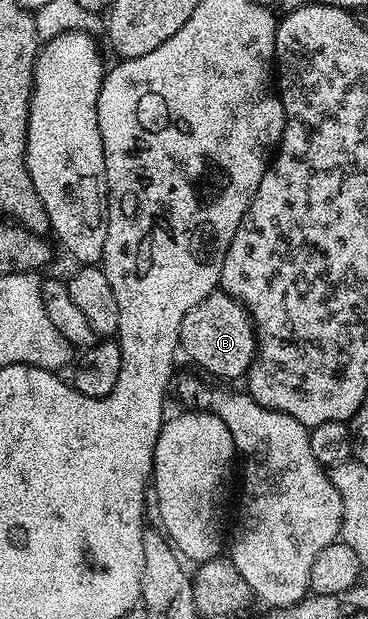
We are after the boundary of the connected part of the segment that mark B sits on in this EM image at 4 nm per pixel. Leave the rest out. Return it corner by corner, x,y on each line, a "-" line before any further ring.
217,289
182,317
179,350
183,354
185,351
216,379
243,380
256,360
256,329
252,317
237,299

